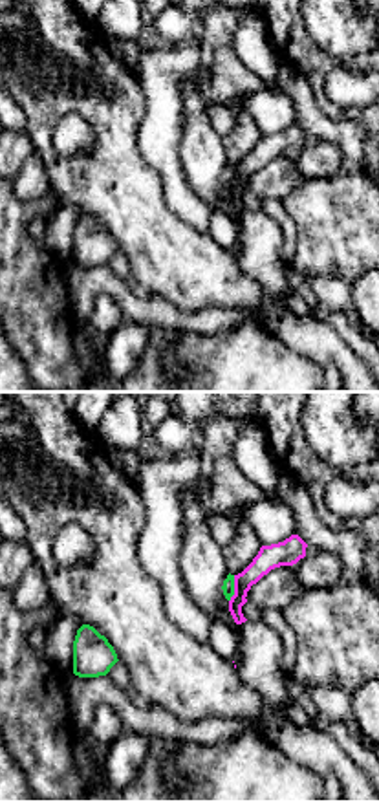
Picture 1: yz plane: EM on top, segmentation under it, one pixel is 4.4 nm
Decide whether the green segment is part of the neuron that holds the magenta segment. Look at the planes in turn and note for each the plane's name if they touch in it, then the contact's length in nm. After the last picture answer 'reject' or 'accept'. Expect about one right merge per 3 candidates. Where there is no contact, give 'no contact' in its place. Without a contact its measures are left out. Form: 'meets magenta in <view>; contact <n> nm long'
meets magenta in yz; contact 120 nm long

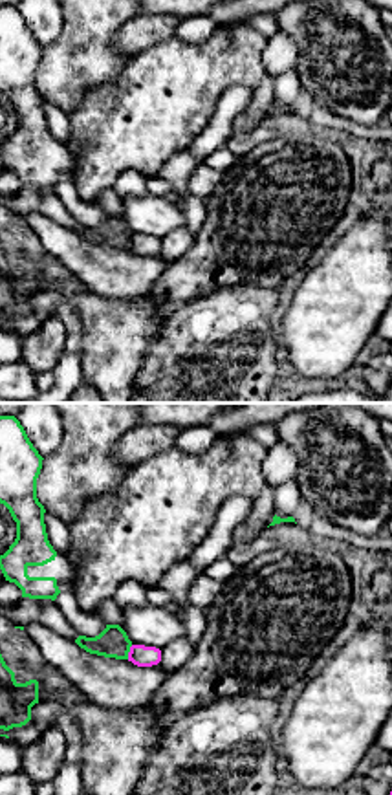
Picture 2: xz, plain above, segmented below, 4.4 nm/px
meets magenta in xz; contact 70 nm long

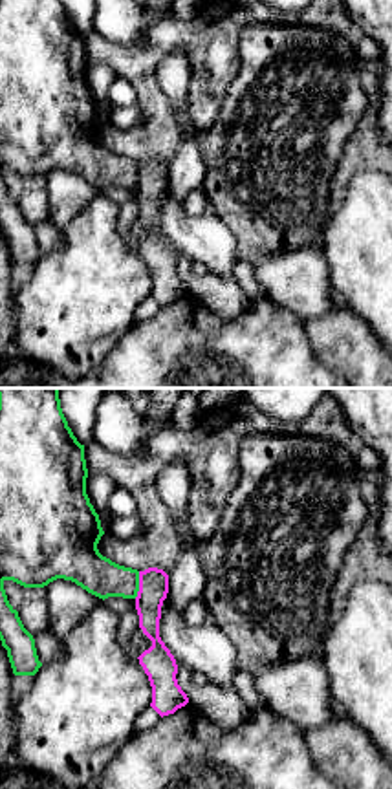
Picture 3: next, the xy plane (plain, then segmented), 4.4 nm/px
meets magenta in xy; contact 120 nm long

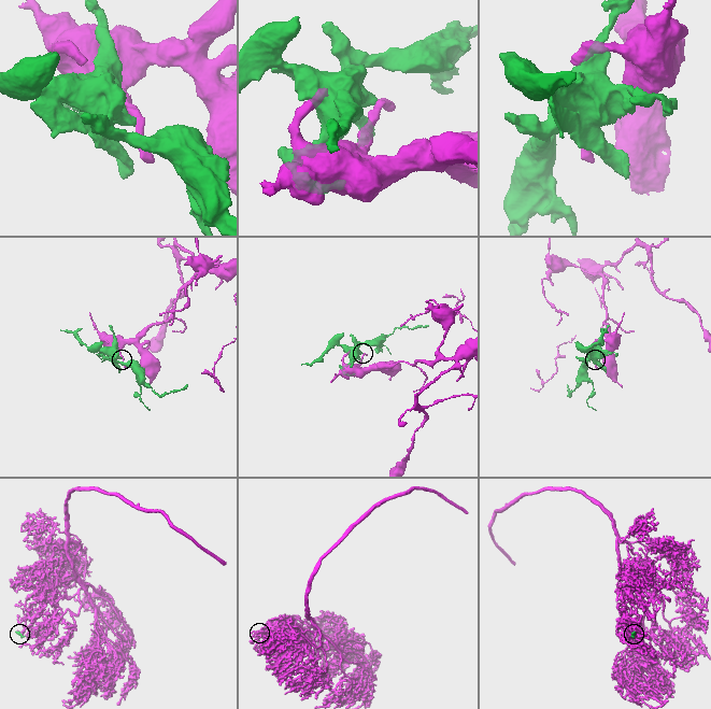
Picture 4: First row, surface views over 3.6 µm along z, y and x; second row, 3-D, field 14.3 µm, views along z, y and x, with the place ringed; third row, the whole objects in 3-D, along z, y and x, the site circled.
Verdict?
reject

